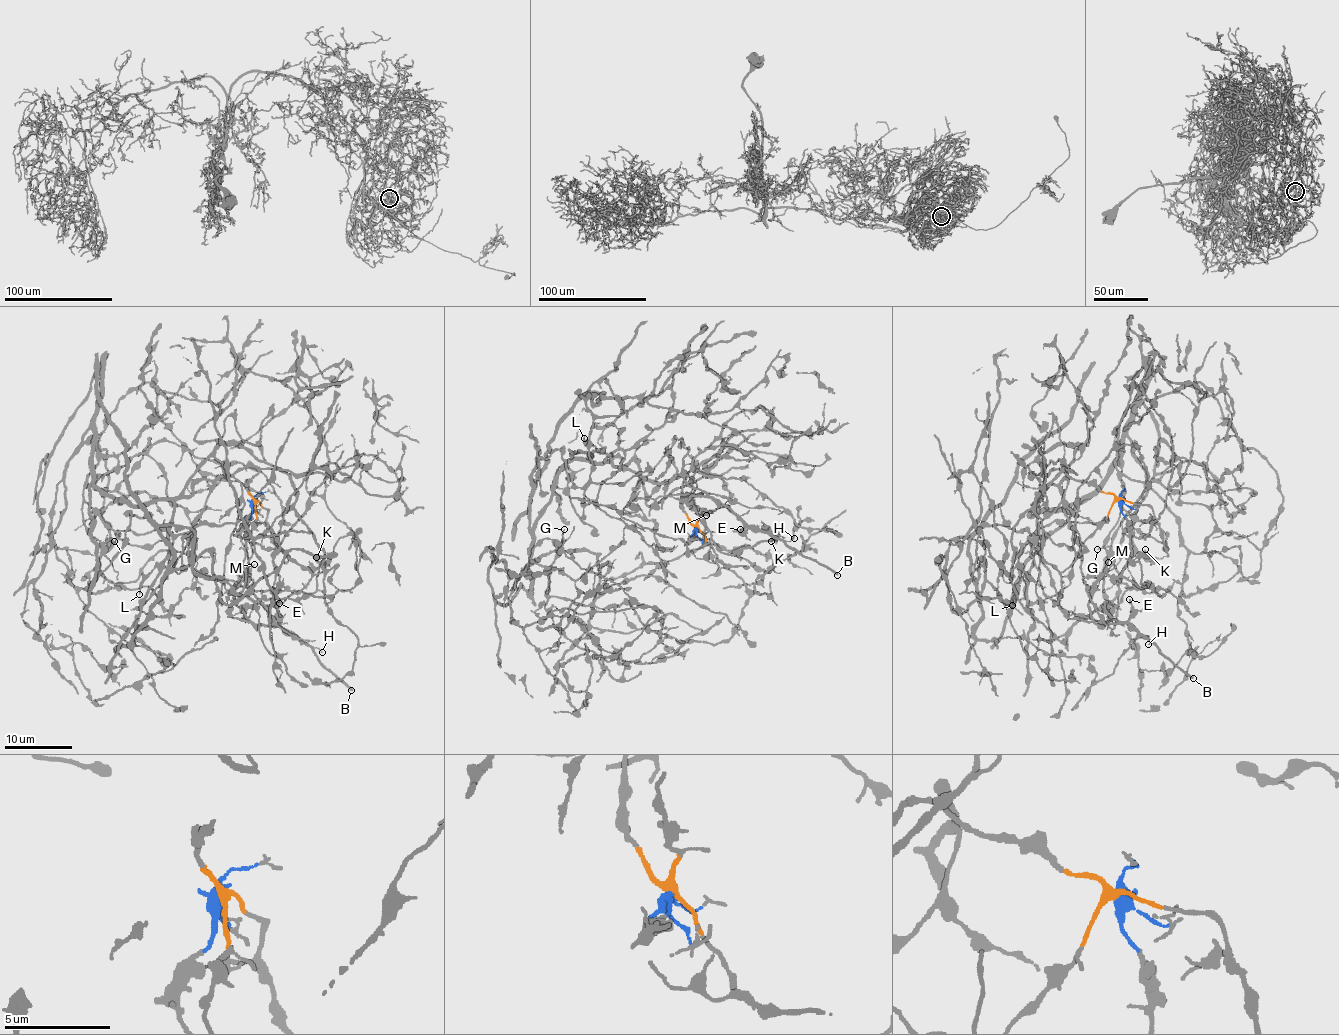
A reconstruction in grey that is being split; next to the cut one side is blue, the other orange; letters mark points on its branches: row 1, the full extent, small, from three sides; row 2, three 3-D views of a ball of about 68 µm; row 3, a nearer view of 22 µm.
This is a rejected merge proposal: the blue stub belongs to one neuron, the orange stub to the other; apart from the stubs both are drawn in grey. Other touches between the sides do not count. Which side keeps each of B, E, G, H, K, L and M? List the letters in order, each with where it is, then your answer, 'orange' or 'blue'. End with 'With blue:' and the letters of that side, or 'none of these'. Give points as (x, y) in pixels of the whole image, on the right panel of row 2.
B: (1193, 678) | blue
E: (1129, 599) | blue
G: (1097, 549) | orange
H: (1148, 644) | blue
K: (1145, 549) | blue
L: (1012, 605) | orange
M: (1108, 562) | blue
With blue: B, E, H, K, M

